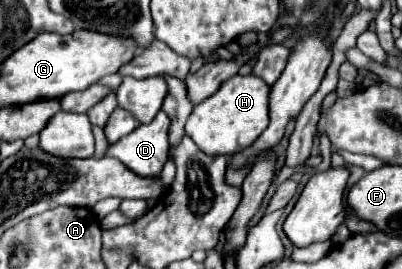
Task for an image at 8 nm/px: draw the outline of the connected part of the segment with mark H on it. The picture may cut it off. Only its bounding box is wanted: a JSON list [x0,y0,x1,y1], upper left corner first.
[185,74,269,156]

